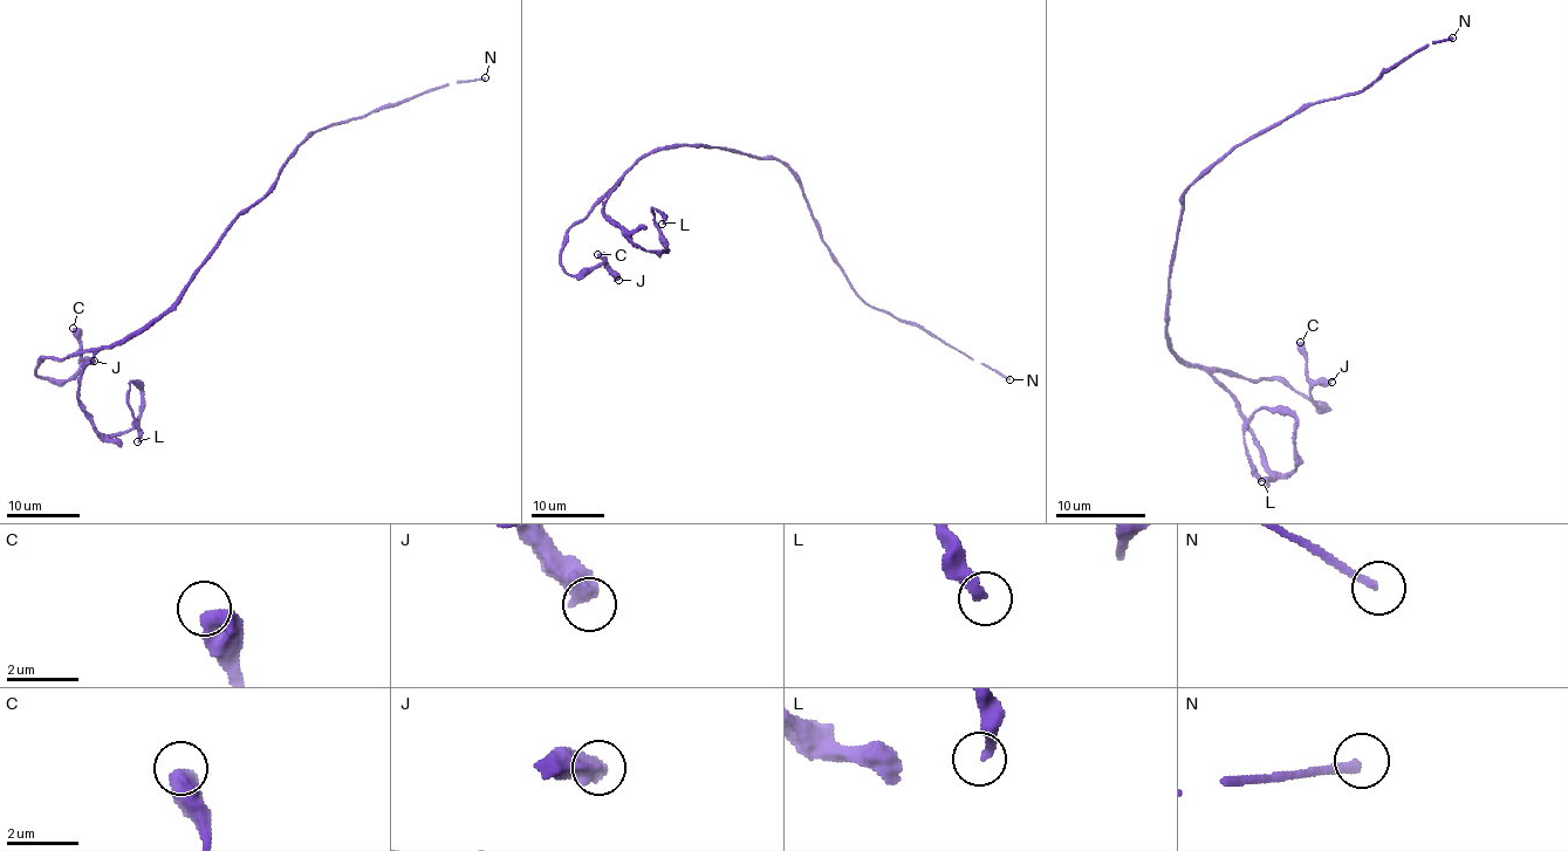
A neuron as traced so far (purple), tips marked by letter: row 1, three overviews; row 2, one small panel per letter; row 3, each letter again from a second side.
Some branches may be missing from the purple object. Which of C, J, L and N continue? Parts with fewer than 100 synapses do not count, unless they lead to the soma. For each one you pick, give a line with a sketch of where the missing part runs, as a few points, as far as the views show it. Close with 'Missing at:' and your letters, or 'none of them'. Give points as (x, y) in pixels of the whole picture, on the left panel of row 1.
Missing at: N

